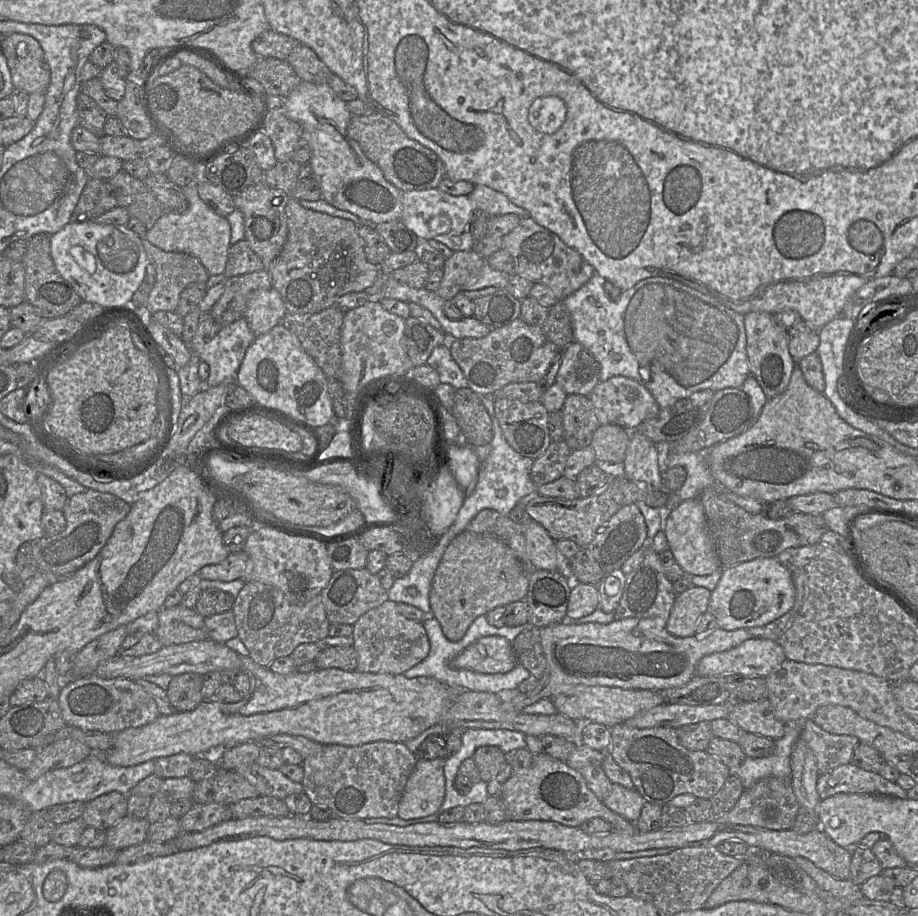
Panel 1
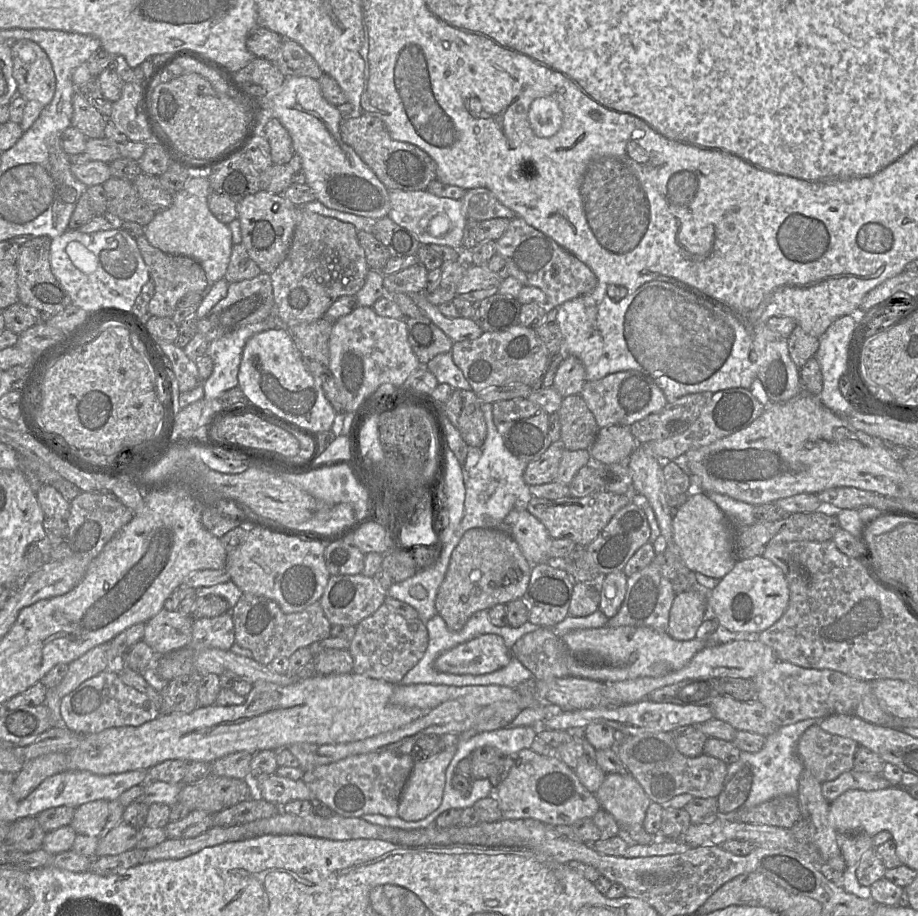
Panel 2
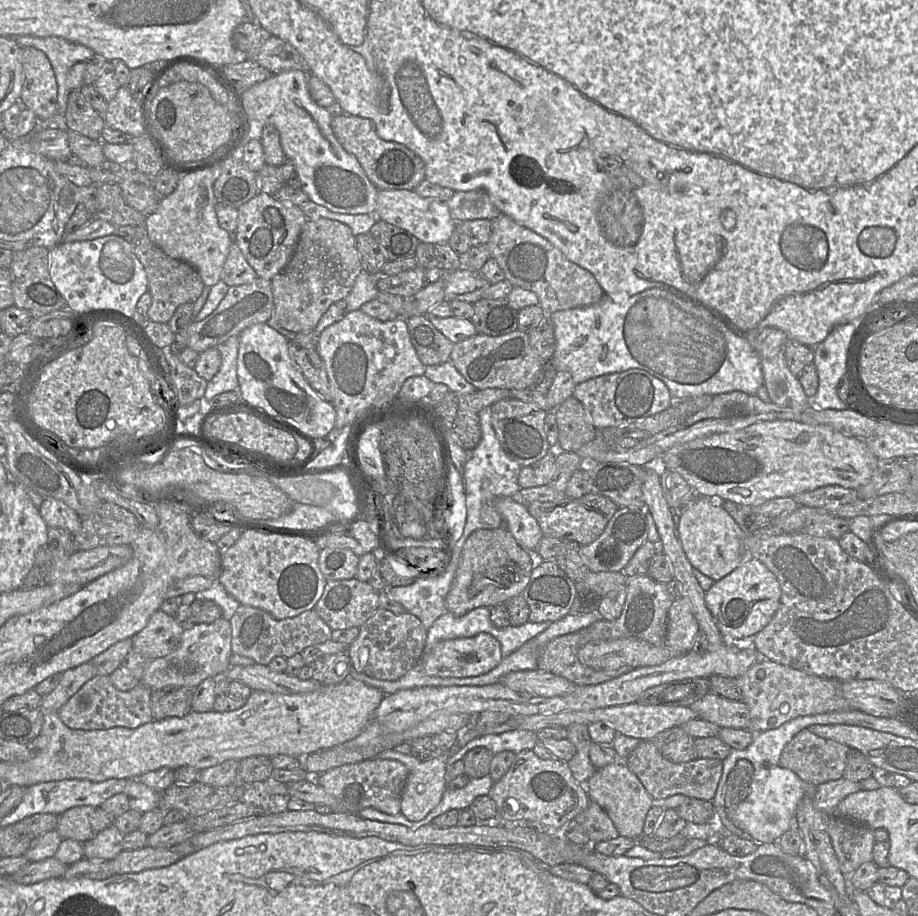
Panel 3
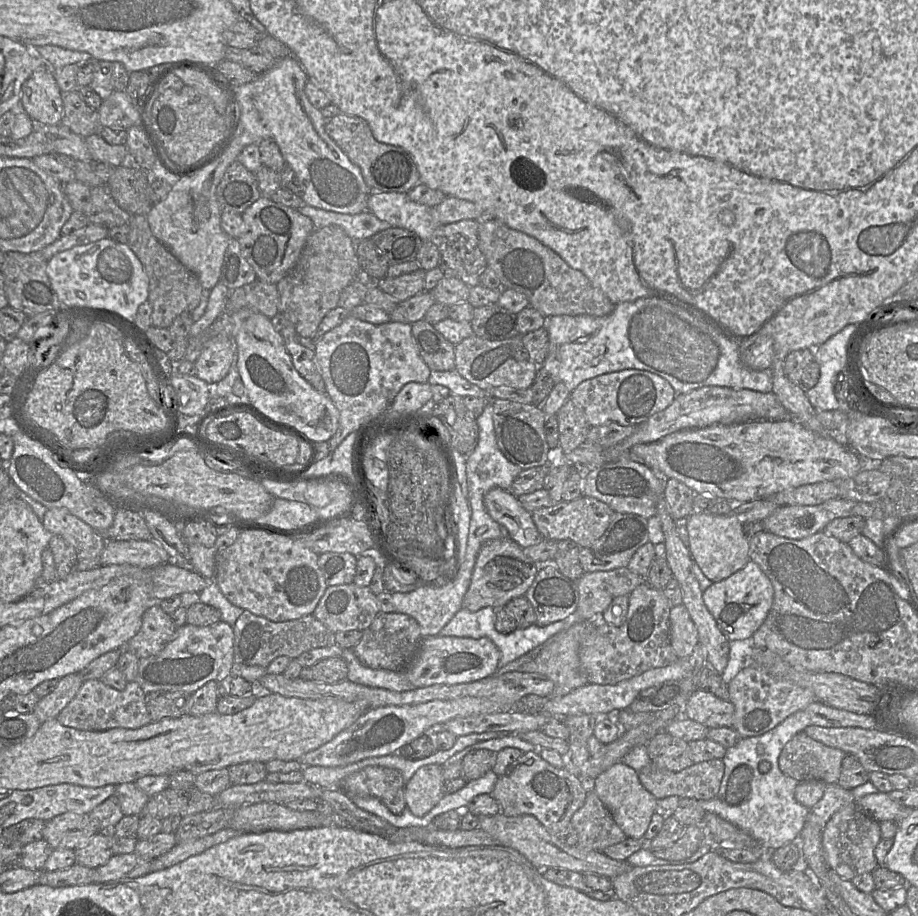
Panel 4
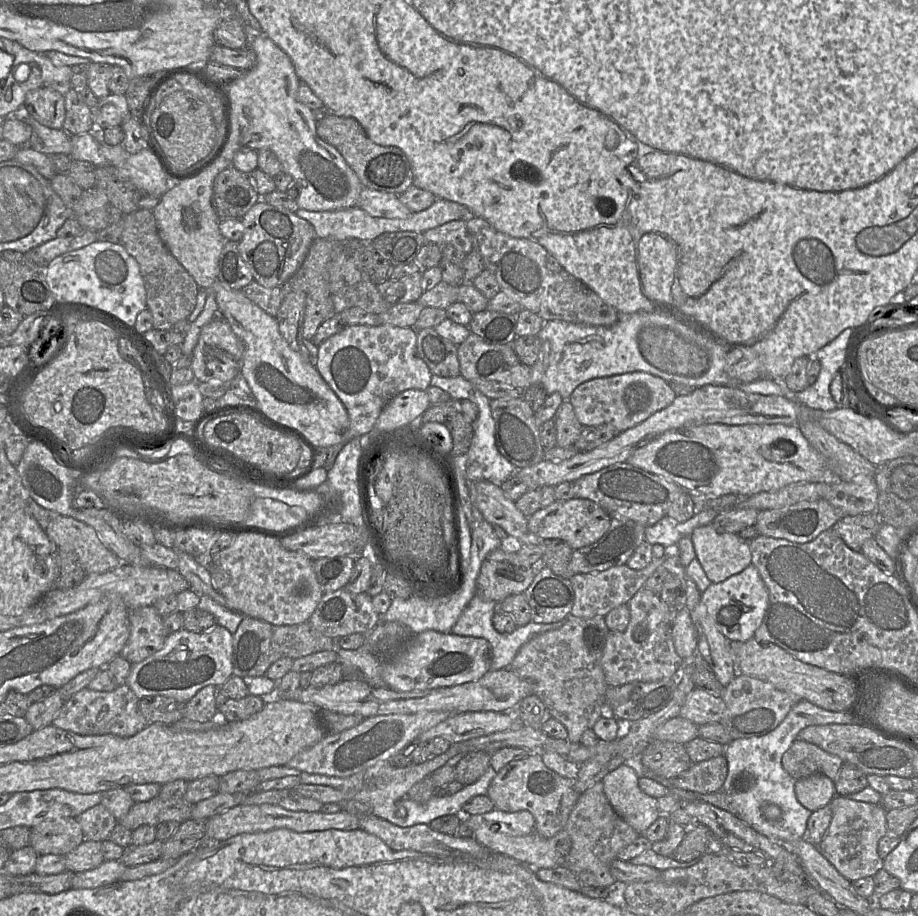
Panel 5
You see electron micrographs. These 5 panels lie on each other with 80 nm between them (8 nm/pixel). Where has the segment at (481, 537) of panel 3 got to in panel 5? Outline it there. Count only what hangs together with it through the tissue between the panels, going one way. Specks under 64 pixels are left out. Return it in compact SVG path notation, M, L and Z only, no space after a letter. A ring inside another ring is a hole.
M499 547L482 562L476 580L476 595L485 601L500 602L510 595L524 593L533 582L537 568L521 563L517 553Z

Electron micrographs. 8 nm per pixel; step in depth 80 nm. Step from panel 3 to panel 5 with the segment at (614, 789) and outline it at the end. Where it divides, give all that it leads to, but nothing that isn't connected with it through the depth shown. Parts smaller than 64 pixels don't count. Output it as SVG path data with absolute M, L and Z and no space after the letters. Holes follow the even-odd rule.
M623 763L603 779L604 793L614 810L640 835L659 817L657 799L639 787L635 770Z

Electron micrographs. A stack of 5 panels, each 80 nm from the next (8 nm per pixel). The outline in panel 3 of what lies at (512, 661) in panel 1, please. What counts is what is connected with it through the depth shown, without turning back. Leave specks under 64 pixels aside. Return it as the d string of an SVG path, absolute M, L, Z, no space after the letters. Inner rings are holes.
M482 632L472 637L447 639L436 643L423 658L423 667L429 676L472 677L491 671L503 658L499 641L491 634Z

